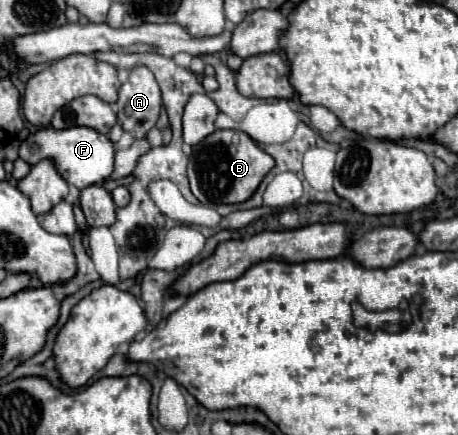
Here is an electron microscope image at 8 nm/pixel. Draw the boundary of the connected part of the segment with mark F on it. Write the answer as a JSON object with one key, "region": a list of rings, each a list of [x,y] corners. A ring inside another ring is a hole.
{"region":[[[43,127],[37,129],[35,133],[29,133],[19,145],[19,157],[25,159],[29,165],[35,165],[45,157],[53,157],[53,161],[57,161],[57,171],[61,173],[61,177],[65,177],[69,185],[75,185],[79,189],[105,181],[113,173],[113,155],[115,147],[109,141],[109,137],[89,127],[69,127],[69,129]]]}

